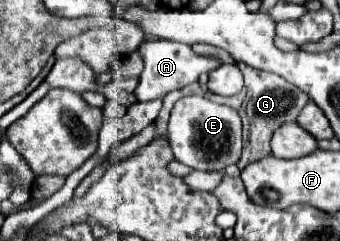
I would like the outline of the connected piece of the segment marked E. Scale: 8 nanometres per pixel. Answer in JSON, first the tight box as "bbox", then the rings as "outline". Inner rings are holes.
{"bbox":[167,95,243,171],"outline":[[[191,95],[181,97],[169,117],[167,139],[173,157],[197,171],[225,171],[225,167],[241,159],[243,137],[241,137],[241,117],[235,109],[227,105],[213,103],[205,97]]]}

